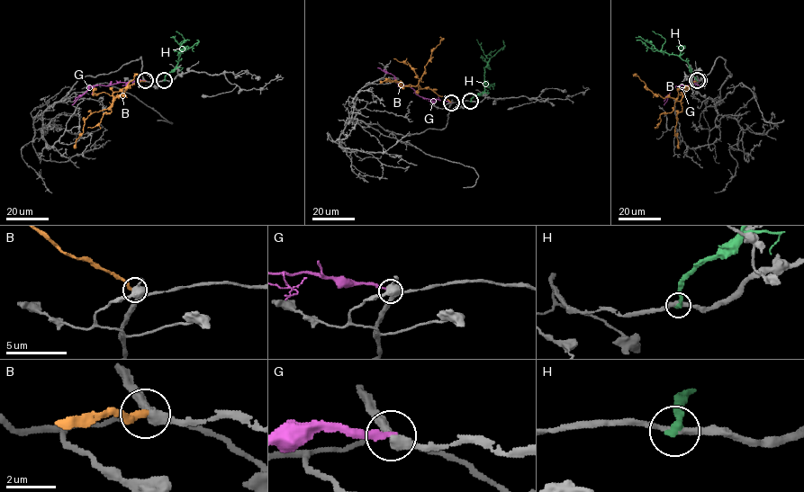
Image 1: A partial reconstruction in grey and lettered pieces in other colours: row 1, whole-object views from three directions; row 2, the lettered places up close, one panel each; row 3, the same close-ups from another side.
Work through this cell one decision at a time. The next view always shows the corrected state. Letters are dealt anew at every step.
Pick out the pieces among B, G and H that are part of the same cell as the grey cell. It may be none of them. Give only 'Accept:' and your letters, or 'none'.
Accept: B

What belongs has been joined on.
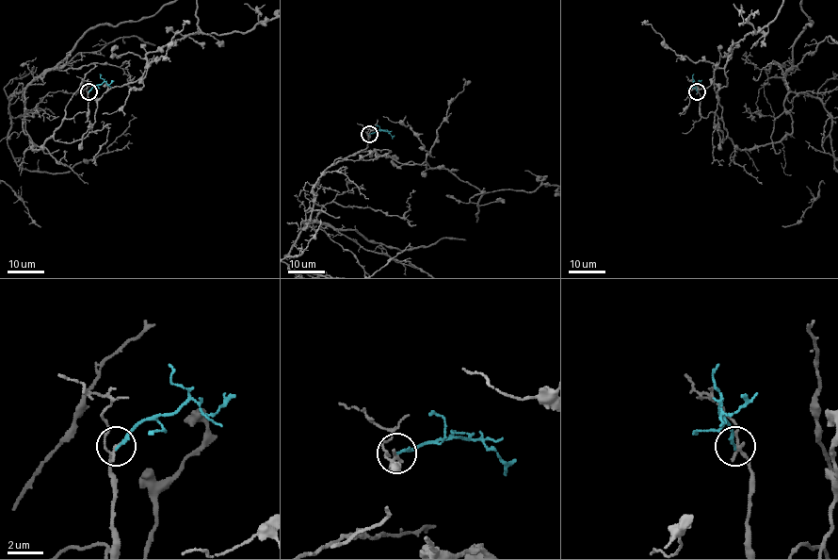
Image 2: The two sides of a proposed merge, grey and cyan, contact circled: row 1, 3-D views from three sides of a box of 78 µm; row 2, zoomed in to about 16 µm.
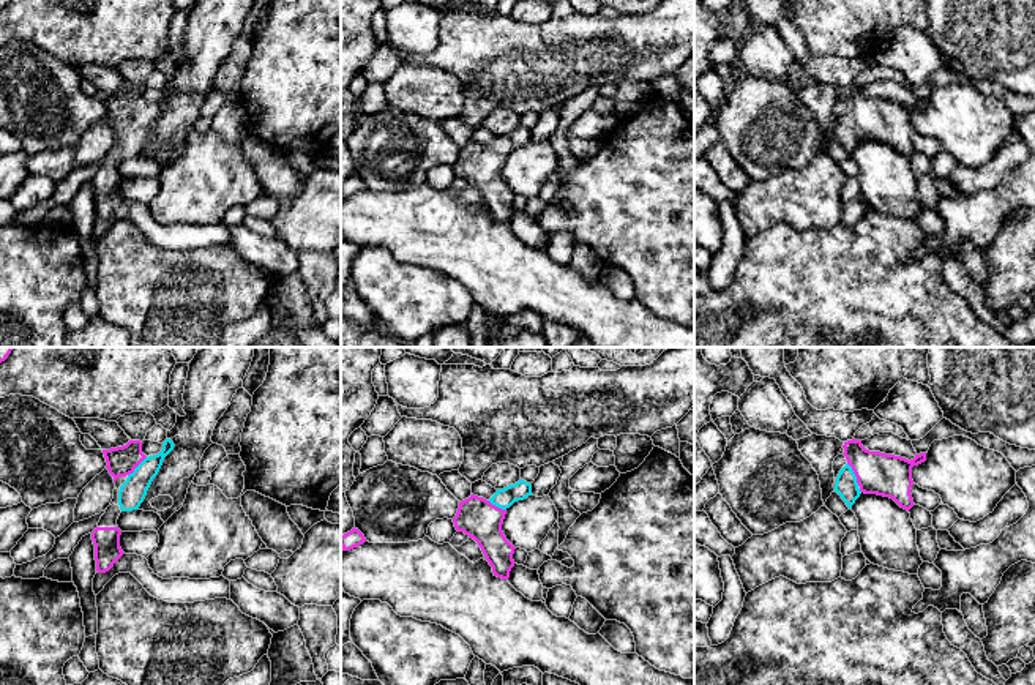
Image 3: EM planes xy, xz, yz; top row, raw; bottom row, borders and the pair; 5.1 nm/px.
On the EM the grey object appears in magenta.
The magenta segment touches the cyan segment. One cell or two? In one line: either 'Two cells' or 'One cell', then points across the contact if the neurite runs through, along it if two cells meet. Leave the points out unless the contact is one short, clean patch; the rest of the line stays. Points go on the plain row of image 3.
One cell. Path across: yz (889, 122), (854, 119), (846, 131)

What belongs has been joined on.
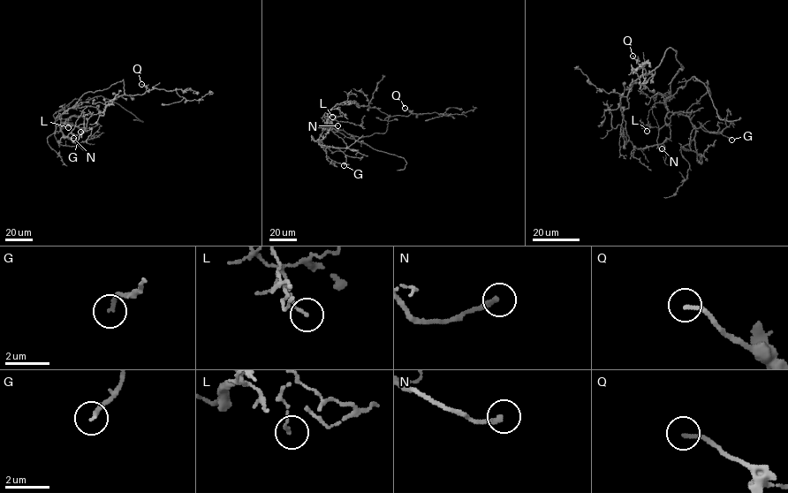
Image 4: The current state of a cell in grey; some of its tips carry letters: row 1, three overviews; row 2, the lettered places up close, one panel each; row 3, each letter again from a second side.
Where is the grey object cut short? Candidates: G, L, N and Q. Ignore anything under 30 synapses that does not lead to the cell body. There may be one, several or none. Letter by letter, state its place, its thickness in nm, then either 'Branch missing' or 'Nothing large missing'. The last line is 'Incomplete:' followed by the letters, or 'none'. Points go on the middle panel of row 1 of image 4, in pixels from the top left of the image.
G: Place: (344, 165). Thickness 180 nm. Nothing large missing
L: Place: (332, 117). Thickness 130 nm. Nothing large missing
N: Place: (337, 125). Thickness 200 nm. Nothing large missing
Q: Place: (405, 108). Thickness 190 nm. Branch missing
Incomplete: Q

